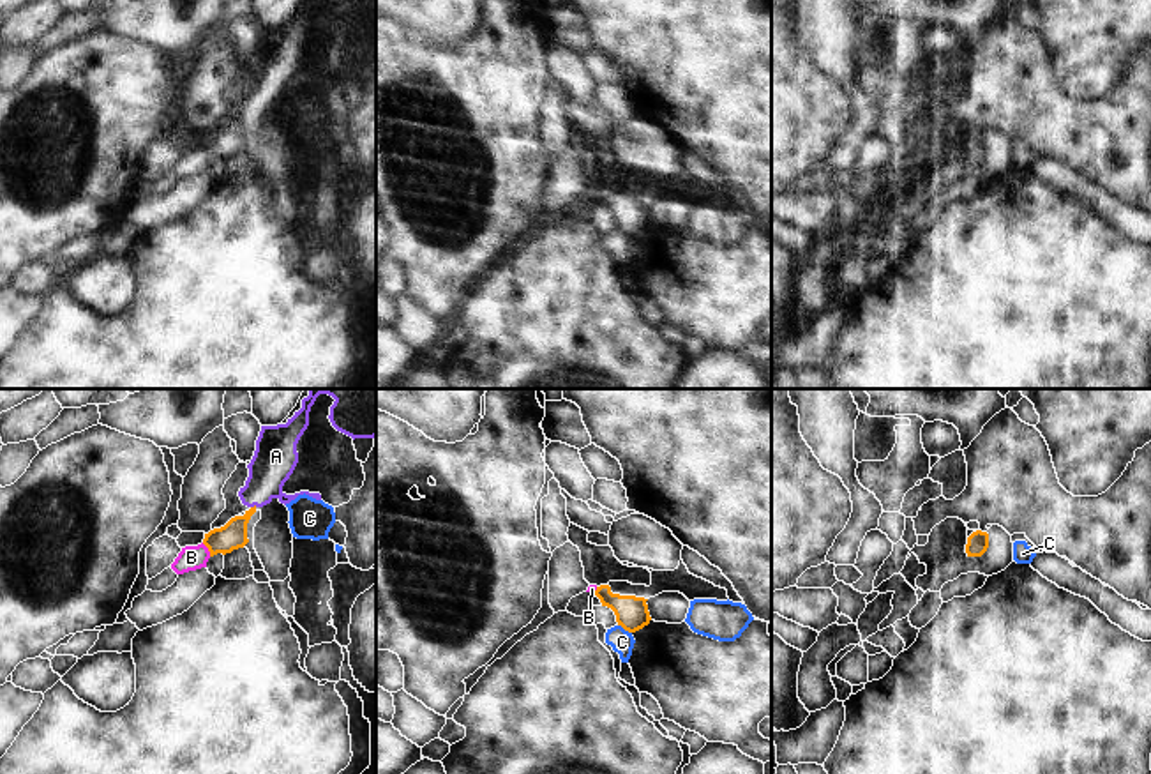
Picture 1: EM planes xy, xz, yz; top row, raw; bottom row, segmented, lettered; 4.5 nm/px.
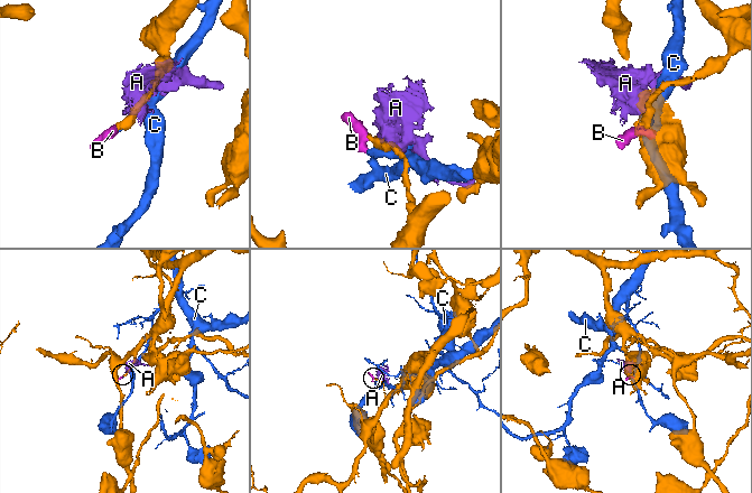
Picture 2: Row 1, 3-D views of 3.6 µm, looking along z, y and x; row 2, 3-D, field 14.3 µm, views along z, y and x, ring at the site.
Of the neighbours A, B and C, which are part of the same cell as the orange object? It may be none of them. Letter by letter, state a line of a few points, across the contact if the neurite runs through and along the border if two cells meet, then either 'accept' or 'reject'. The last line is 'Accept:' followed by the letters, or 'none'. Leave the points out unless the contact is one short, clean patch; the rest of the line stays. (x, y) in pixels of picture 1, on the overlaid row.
A: line xy (256, 506), (251, 508); reject
B: line xy (233, 534), (219, 539), (209, 550), (191, 557); accept
C: reject
Accept: B

